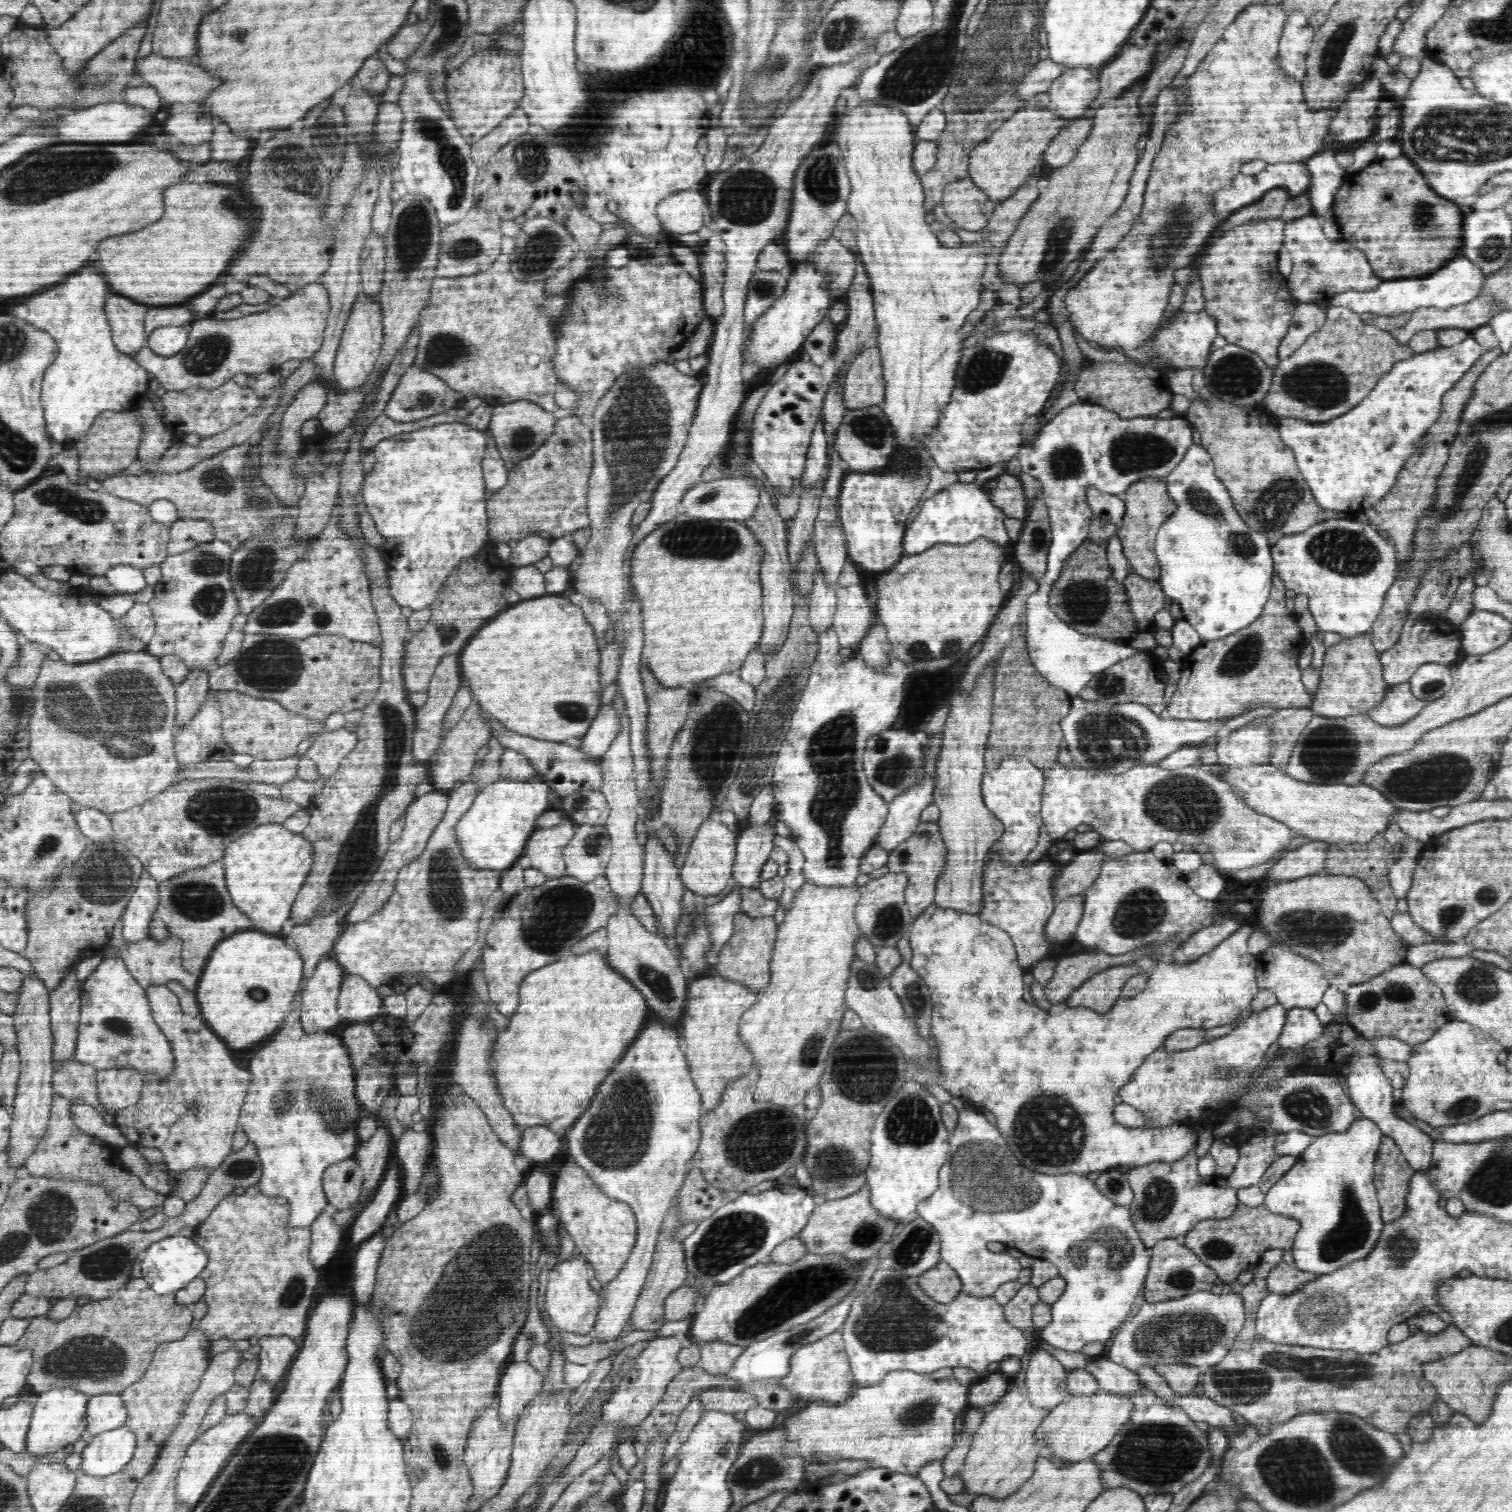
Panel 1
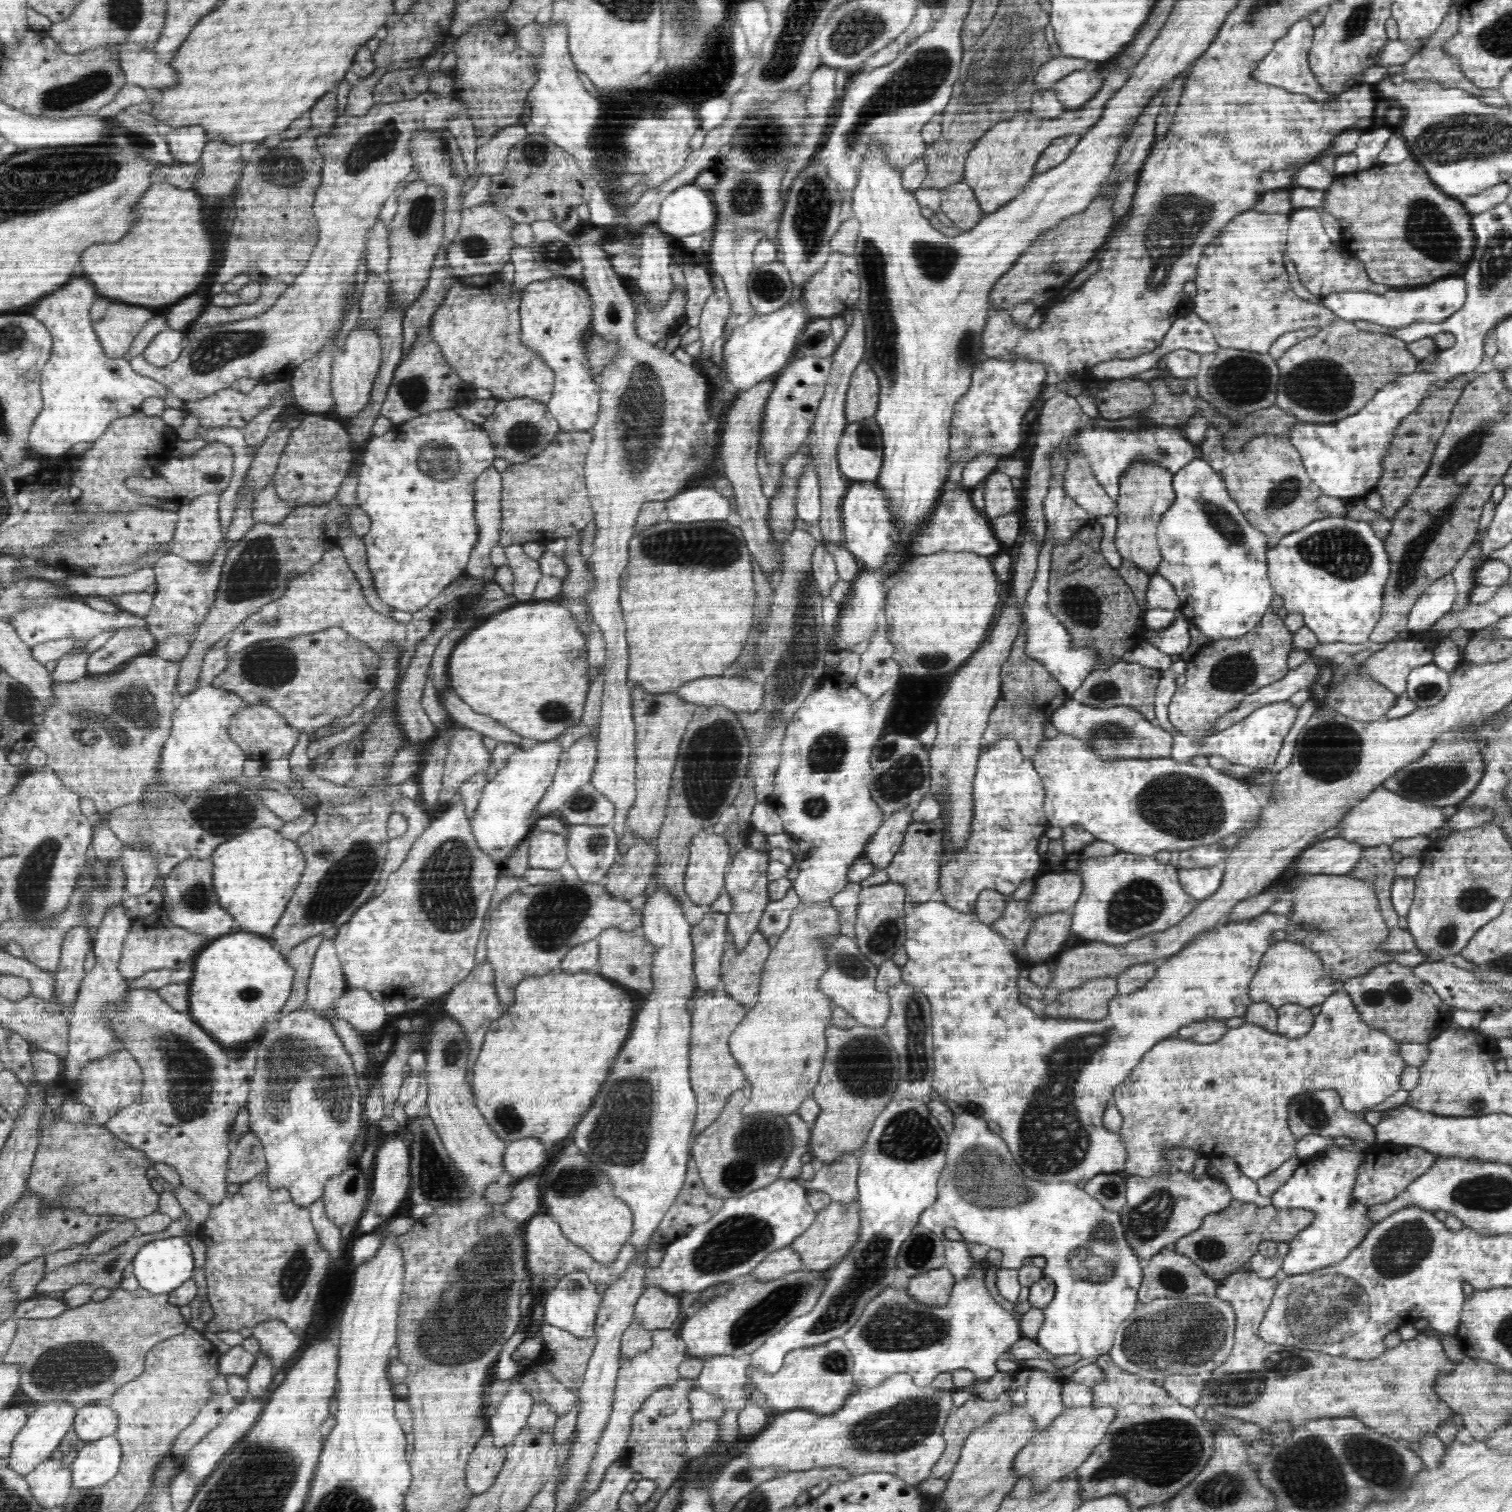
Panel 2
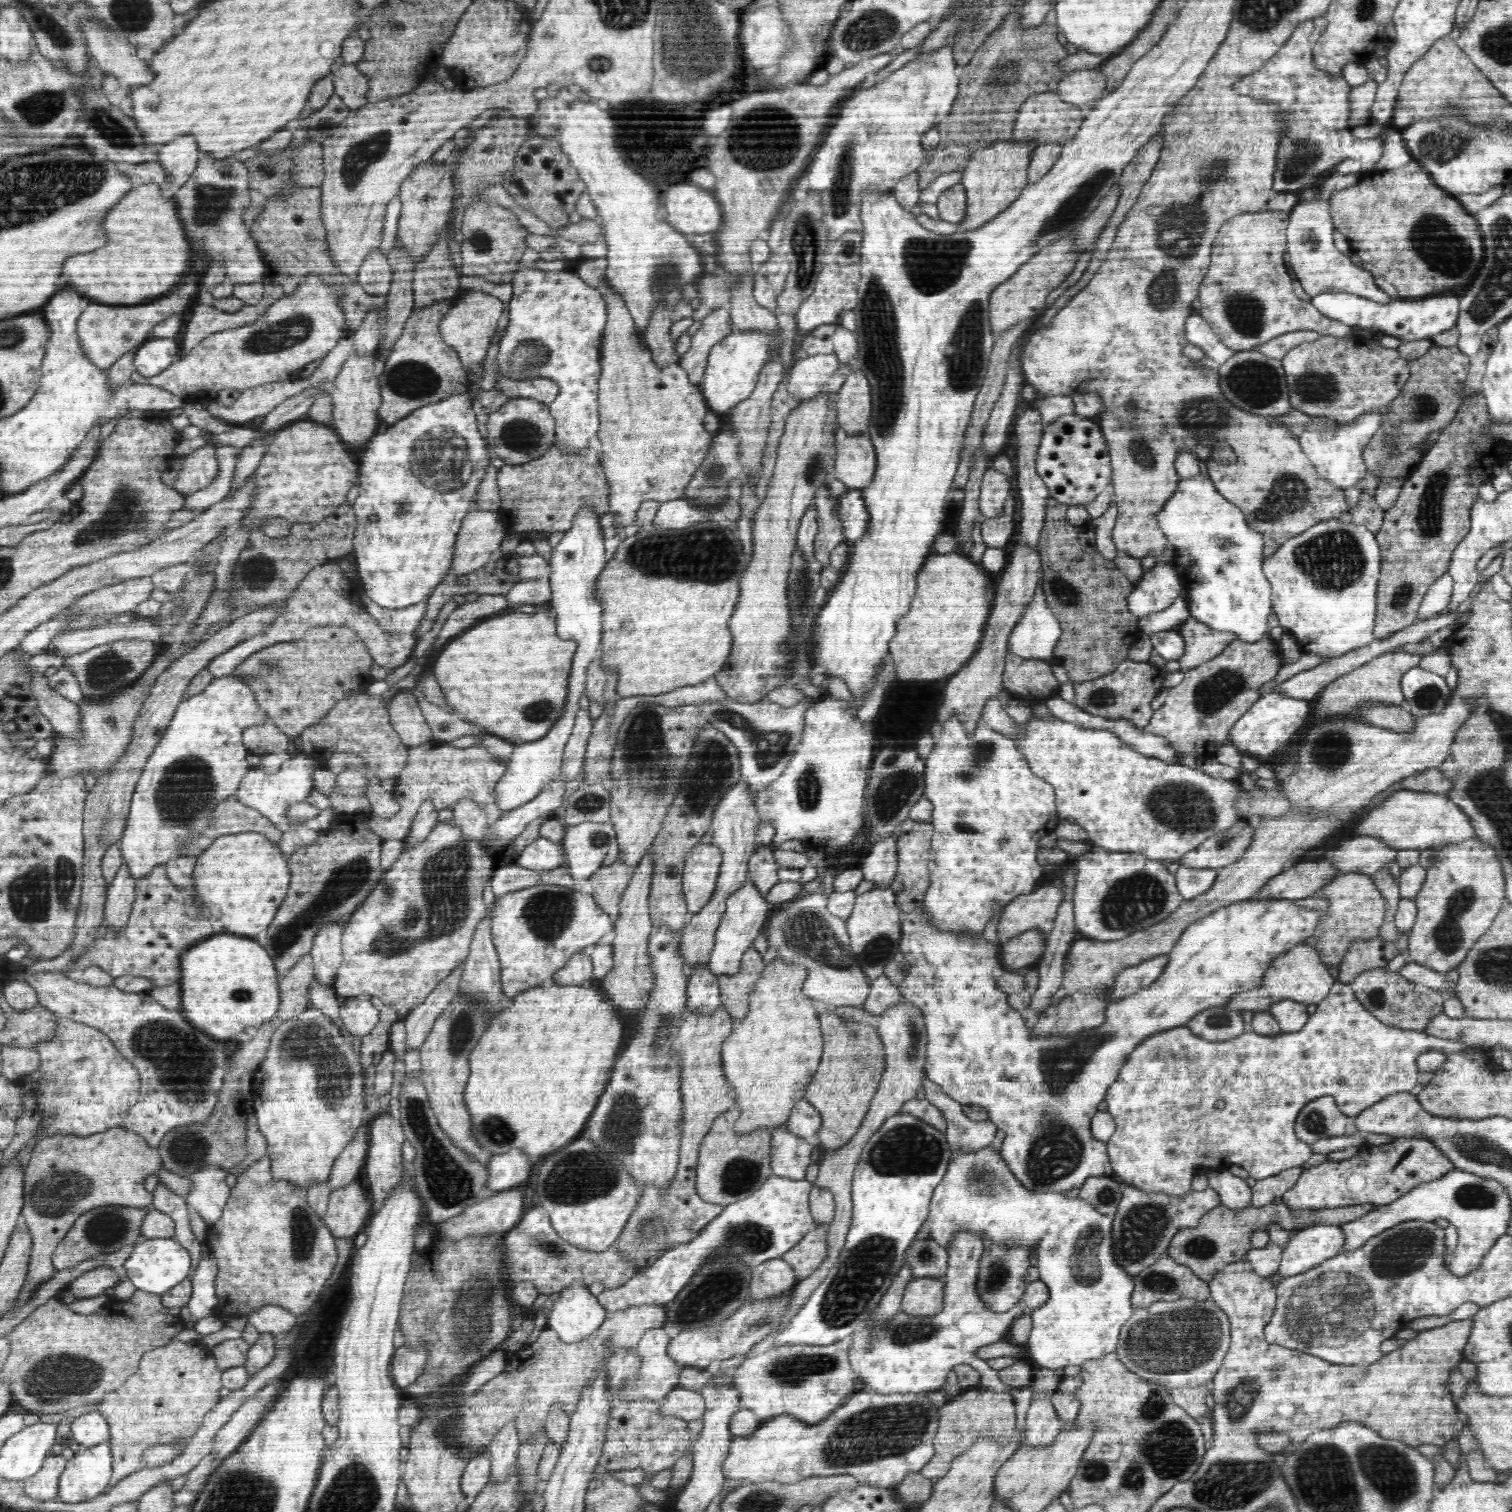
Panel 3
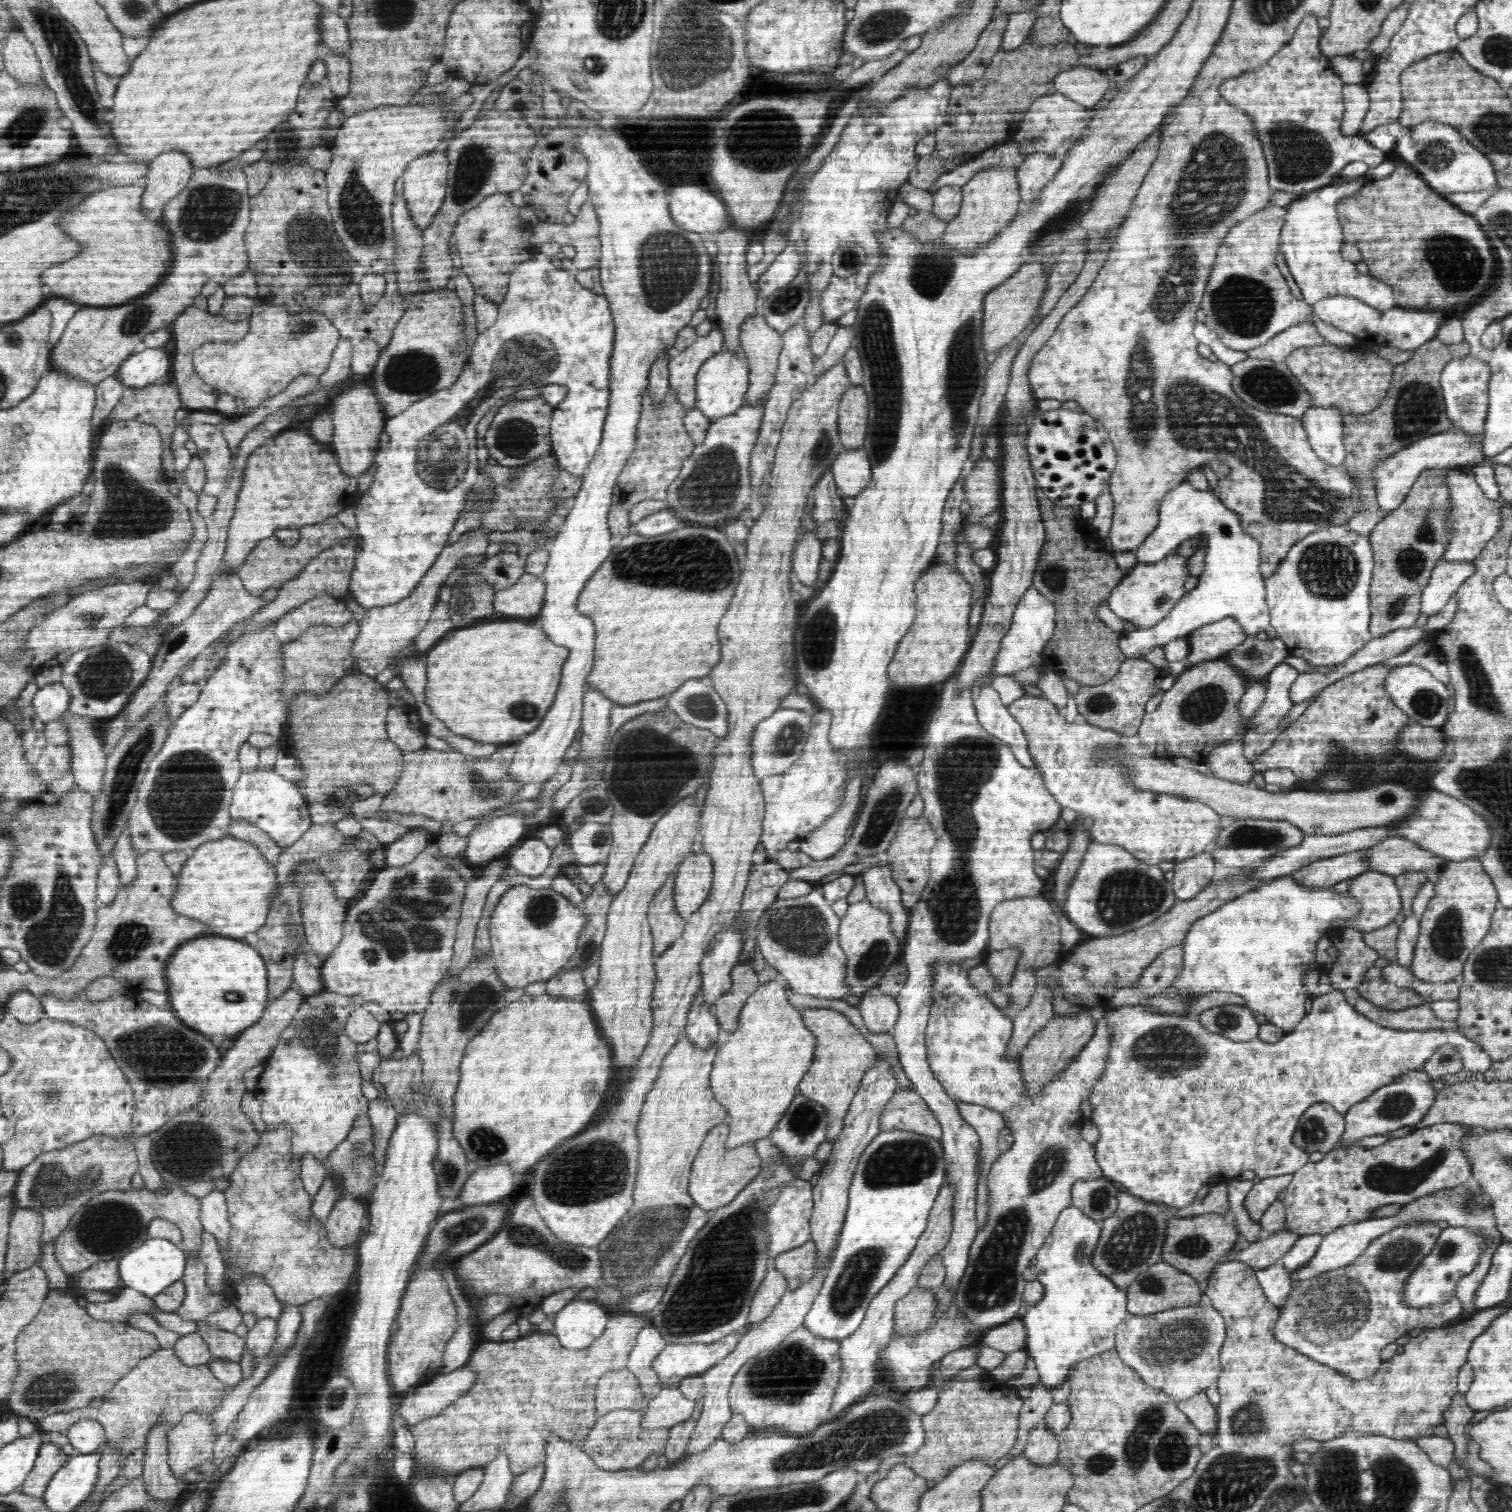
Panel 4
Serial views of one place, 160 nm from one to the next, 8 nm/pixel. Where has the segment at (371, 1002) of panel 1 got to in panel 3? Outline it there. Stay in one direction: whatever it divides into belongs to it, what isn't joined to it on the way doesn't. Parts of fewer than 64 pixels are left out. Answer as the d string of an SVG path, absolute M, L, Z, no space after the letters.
M352 998L347 1002L343 1002L341 1005L341 1021L343 1022L343 1028L349 1032L352 1036L357 1036L358 1038L362 1038L366 1036L366 1034L370 1034L370 1031L377 1025L379 1021L379 1011L370 1003L370 998L366 998L363 1000L356 1000Z

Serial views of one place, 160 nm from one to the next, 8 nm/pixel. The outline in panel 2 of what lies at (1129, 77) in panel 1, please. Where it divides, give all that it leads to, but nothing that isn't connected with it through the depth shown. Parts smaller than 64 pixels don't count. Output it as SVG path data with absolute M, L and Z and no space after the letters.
M1114 66L1114 70L1106 70L1102 90L1084 103L1084 108L1070 110L1056 120L1040 120L1038 116L1032 116L1032 114L1014 116L1012 120L1004 120L985 132L986 136L977 140L974 148L967 154L963 176L966 184L974 189L976 201L979 202L984 214L996 213L1000 207L1004 207L1010 200L1020 195L1022 189L1036 174L1034 169L1036 162L1054 139L1066 135L1083 134L1098 123L1108 99L1124 86L1130 72L1131 69L1124 66Z

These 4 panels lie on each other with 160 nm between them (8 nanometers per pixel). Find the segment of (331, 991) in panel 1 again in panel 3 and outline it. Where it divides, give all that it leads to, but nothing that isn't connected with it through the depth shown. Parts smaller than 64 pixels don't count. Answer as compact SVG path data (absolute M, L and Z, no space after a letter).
M328 923L316 934L311 946L314 979L324 986L334 987L338 967L343 963L342 934L343 923Z

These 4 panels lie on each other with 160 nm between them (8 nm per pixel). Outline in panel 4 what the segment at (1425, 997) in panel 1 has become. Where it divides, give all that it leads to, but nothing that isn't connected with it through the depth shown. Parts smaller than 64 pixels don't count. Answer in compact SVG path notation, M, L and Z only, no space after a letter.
M1374 977L1369 981L1360 983L1356 991L1368 1002L1384 1009L1385 1011L1403 1011L1408 1007L1419 1007L1422 1004L1430 1004L1426 1002L1418 993L1412 991L1408 985L1396 985L1391 981L1384 980L1383 977Z

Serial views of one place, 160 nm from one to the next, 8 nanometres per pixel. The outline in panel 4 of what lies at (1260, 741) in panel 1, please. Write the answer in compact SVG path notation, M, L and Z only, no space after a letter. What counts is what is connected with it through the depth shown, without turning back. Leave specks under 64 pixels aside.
M1282 662L1270 672L1264 703L1250 718L1248 730L1268 733L1279 727L1280 720L1288 715L1295 705L1290 701L1290 687L1296 681L1299 672Z

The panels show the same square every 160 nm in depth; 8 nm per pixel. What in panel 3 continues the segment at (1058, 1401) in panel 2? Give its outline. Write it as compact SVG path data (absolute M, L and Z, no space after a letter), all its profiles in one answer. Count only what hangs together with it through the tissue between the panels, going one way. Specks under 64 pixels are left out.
M1033 1394L1026 1417L1023 1442L1028 1446L1053 1444L1065 1423L1058 1418L1050 1396Z

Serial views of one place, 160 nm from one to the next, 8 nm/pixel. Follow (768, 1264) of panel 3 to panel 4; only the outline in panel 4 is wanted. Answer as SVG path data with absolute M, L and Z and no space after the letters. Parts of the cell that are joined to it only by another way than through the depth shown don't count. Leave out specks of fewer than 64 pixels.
M775 1265L768 1266L766 1279L758 1288L756 1295L752 1298L749 1310L749 1328L762 1324L776 1308L782 1296L788 1291L786 1277Z

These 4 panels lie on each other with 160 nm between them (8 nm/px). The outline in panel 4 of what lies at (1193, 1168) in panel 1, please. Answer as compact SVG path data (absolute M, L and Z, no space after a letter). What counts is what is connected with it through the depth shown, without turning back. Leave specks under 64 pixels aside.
M1216 1184L1209 1188L1203 1199L1195 1199L1188 1207L1176 1209L1162 1202L1148 1202L1120 1189L1118 1208L1113 1216L1103 1221L1103 1227L1091 1256L1091 1263L1104 1276L1111 1278L1118 1289L1126 1290L1137 1280L1137 1276L1162 1260L1161 1252L1167 1235L1167 1225L1172 1219L1191 1218L1206 1214L1226 1215L1231 1207L1228 1202L1227 1184Z

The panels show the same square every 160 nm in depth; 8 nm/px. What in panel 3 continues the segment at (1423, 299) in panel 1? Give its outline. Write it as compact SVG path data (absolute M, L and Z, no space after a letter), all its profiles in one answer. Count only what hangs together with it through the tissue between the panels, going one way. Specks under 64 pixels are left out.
M1328 291L1311 297L1310 301L1324 316L1332 320L1338 320L1350 327L1368 329L1374 335L1392 335L1406 341L1430 339L1455 328L1460 312L1460 300L1452 294L1440 294L1424 300L1394 300L1388 304L1380 304L1352 293Z

